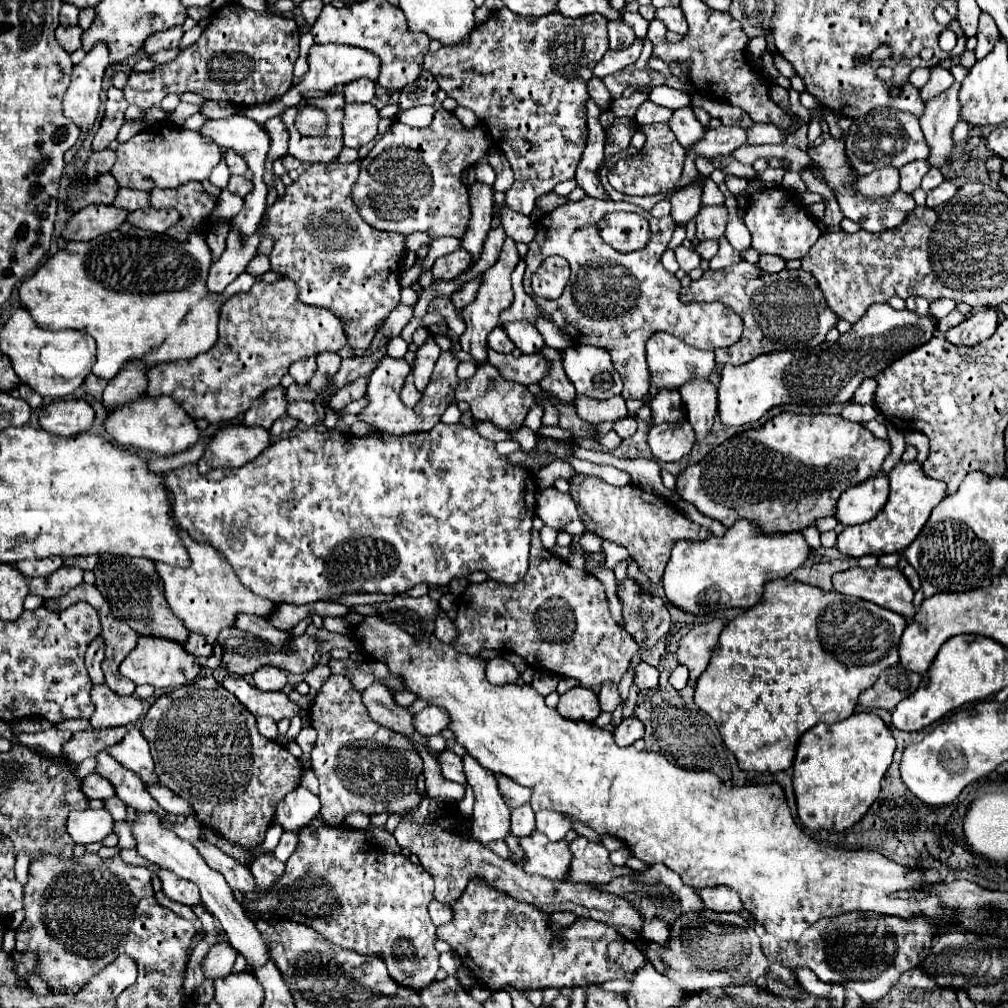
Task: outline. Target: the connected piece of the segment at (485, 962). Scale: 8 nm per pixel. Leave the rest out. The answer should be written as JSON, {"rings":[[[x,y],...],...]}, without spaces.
{"rings":[[[476,879],[456,901],[452,923],[438,927],[436,935],[448,941],[472,975],[492,991],[506,985],[518,991],[546,987],[586,989],[592,983],[604,983],[608,979],[632,979],[636,969],[646,963],[646,957],[632,941],[600,921],[576,919],[556,939],[548,929],[548,915],[544,911],[514,901]]]}

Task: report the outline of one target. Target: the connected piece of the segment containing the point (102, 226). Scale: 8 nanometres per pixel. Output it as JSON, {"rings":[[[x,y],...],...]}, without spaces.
{"rings":[[[88,205],[70,217],[64,237],[68,241],[92,241],[98,235],[118,229],[128,215],[126,209],[116,209],[114,205]]]}

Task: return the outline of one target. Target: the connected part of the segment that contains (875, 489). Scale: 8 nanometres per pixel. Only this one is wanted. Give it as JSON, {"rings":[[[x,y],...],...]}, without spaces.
{"rings":[[[880,473],[874,479],[864,481],[840,495],[836,503],[836,519],[838,523],[856,525],[874,519],[888,501],[888,477]]]}

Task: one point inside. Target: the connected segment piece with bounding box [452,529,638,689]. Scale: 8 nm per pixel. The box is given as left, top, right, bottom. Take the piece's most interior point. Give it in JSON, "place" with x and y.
{"place":[557,618]}

